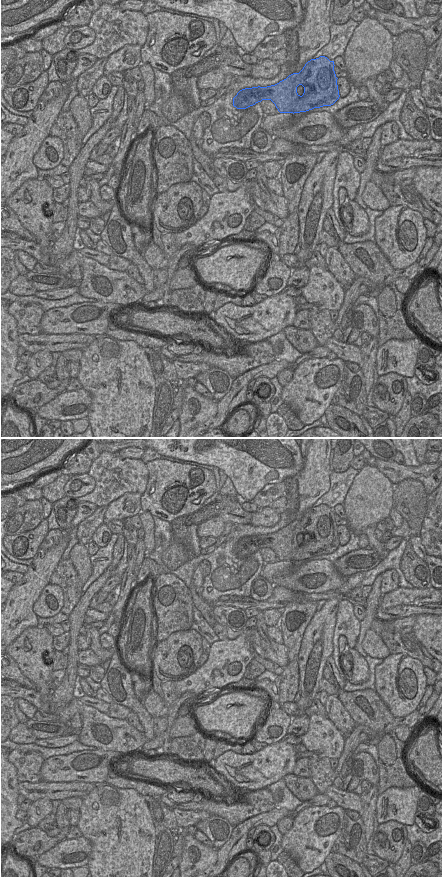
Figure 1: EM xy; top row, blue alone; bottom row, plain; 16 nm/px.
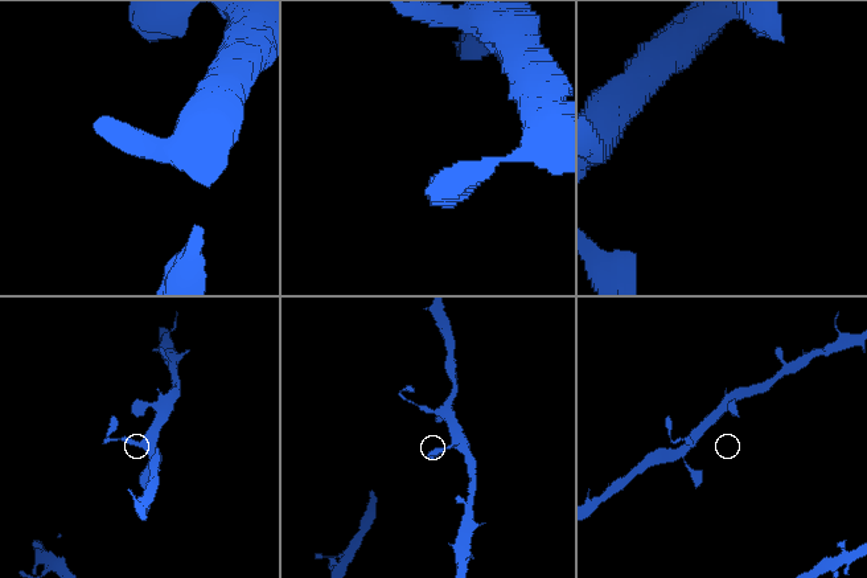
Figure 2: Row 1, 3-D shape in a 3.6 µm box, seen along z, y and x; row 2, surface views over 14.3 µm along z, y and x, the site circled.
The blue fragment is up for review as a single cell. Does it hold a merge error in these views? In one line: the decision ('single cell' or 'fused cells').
single cell

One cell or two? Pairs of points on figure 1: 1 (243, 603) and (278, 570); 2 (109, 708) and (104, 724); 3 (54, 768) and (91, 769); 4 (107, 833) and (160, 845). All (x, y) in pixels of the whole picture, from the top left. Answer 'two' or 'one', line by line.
1: two
2: two
3: one
4: two

